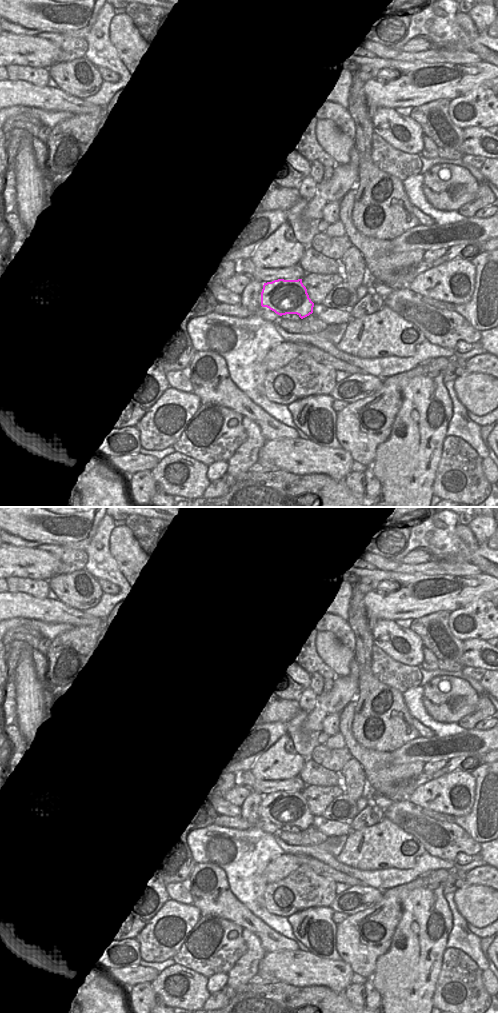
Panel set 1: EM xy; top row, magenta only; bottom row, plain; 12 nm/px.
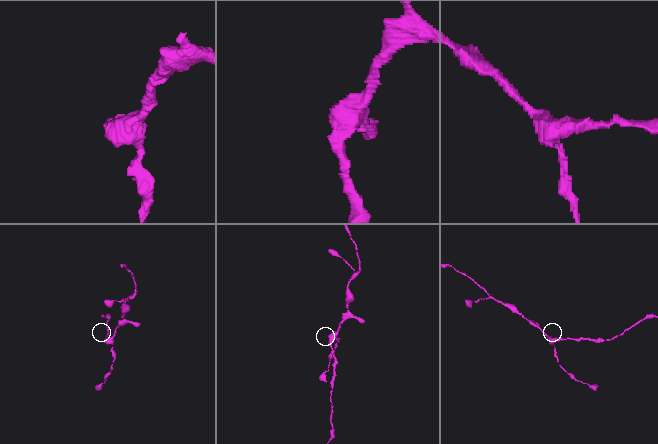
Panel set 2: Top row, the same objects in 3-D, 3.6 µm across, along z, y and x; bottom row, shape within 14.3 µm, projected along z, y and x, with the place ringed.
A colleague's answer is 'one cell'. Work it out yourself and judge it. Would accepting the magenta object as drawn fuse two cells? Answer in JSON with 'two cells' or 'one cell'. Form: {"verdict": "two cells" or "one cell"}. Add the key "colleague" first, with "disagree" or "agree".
{"colleague": "agree", "verdict": "one cell"}

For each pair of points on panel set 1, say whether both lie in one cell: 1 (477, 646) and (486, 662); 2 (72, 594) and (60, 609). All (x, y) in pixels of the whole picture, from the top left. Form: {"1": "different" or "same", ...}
{"1": "same", "2": "different"}

